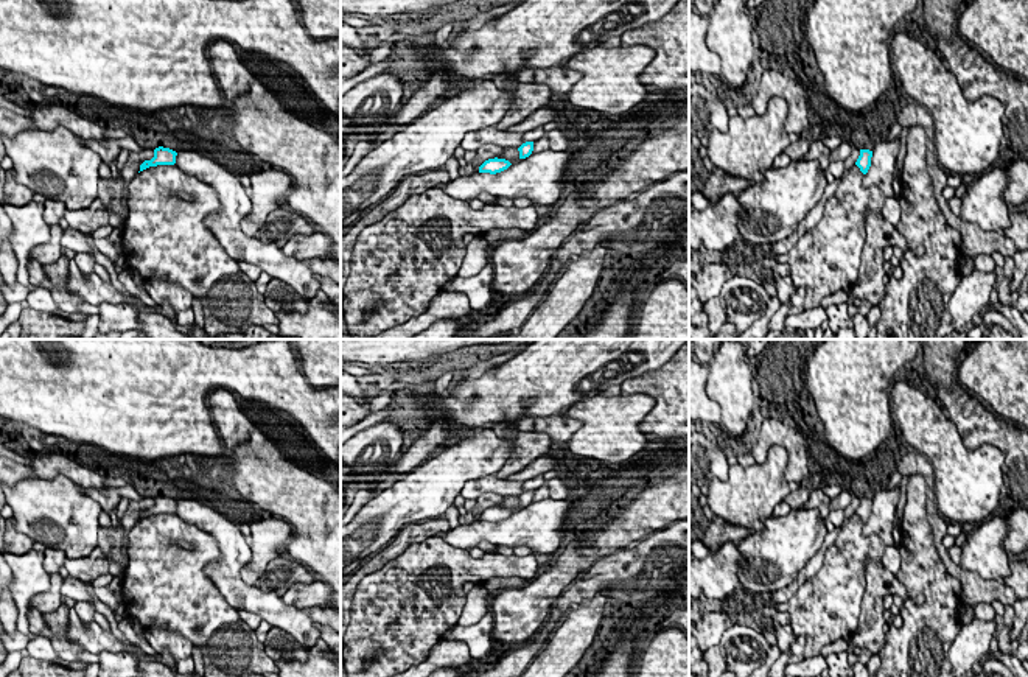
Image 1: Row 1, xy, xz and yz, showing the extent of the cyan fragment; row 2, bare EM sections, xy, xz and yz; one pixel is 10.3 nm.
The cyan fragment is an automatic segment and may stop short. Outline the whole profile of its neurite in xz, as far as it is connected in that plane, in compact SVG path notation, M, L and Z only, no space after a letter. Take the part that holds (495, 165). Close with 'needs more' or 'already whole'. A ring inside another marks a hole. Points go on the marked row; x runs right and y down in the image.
M488 159L479 167L479 173L496 174L507 170L512 163L505 159Z | already whole

